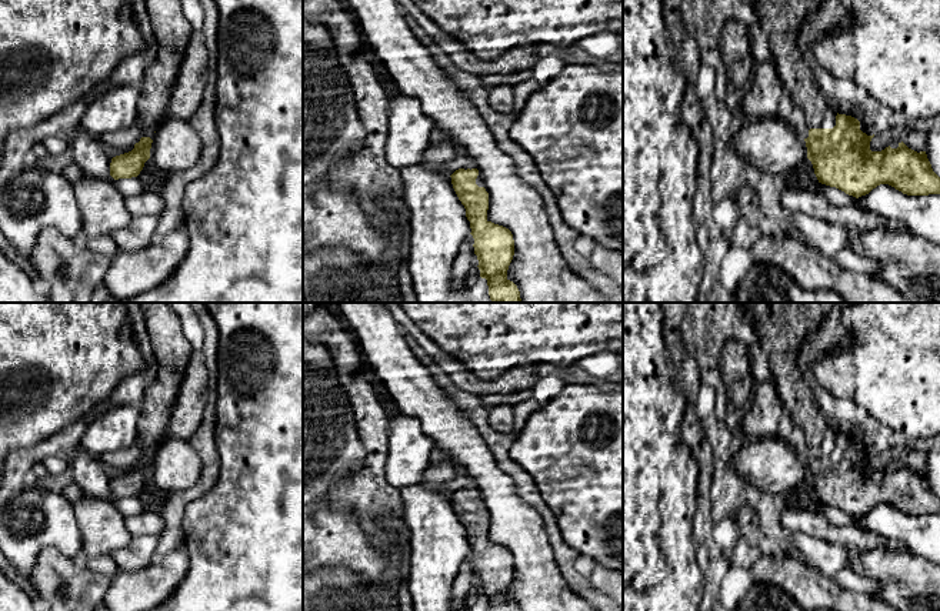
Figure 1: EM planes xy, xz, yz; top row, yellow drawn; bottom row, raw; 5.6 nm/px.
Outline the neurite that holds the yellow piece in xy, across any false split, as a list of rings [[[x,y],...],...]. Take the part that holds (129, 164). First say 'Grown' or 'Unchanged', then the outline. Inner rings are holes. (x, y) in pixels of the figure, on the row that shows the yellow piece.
Grown. [[[144,0],[159,51],[147,66],[140,83],[139,126],[146,131],[129,153],[116,156],[110,163],[110,176],[114,180],[137,177],[150,158],[154,138],[151,131],[164,120],[169,97],[179,76],[179,67],[193,30],[180,0]]]

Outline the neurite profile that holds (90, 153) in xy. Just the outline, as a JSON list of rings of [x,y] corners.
[[[80,124],[70,141],[74,161],[83,168],[86,176],[106,183],[116,181],[110,176],[110,163],[113,157],[100,137],[86,133]]]

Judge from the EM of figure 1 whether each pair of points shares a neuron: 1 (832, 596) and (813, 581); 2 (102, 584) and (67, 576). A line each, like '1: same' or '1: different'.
1: same
2: same

